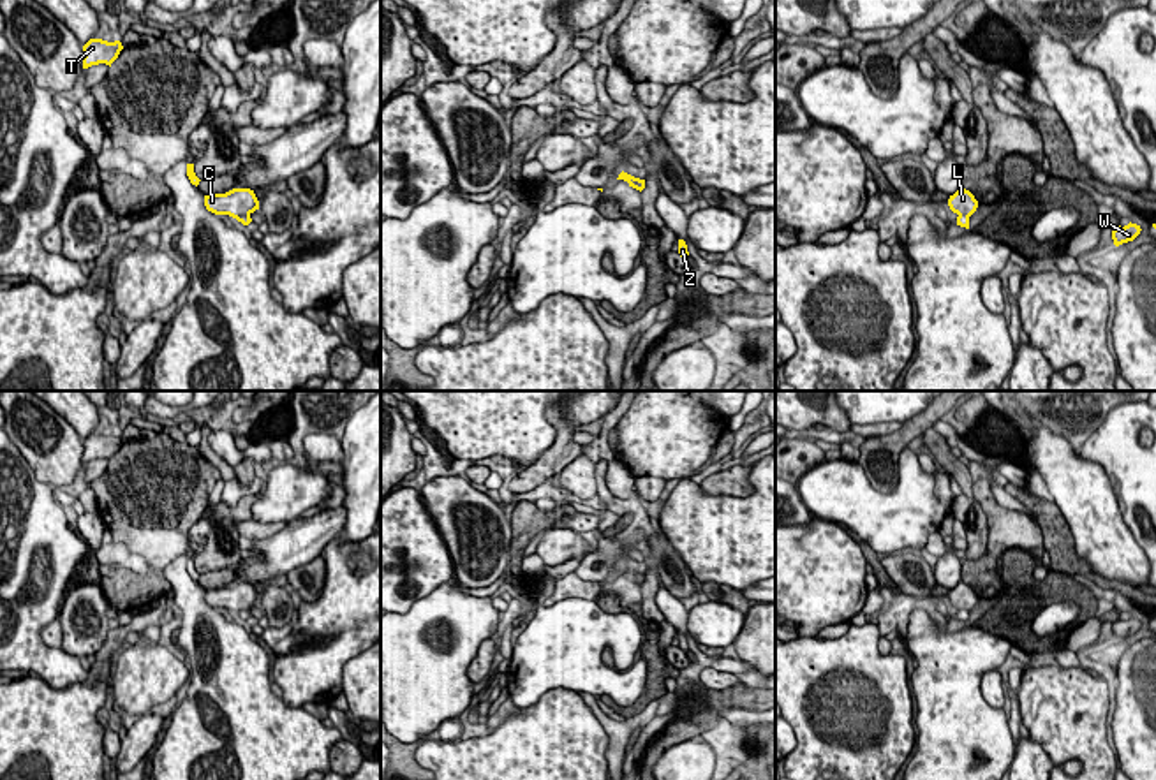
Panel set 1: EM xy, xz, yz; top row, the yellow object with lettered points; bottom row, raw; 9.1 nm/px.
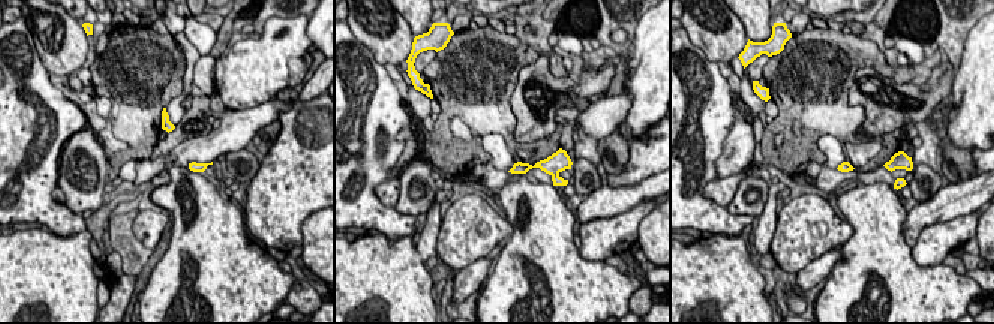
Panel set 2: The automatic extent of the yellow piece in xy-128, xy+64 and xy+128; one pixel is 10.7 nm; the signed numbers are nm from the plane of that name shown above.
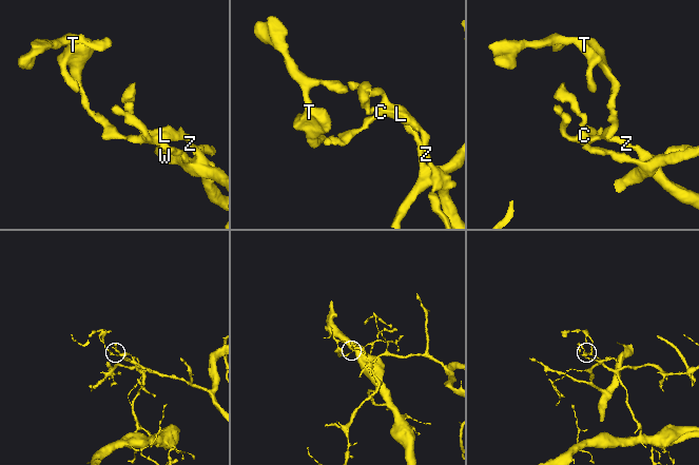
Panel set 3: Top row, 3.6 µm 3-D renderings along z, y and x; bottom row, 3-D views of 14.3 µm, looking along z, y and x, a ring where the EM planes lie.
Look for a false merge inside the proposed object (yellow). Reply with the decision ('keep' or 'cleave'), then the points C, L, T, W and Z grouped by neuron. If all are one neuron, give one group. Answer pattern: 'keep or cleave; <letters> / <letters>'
cleave; C L T Z / W

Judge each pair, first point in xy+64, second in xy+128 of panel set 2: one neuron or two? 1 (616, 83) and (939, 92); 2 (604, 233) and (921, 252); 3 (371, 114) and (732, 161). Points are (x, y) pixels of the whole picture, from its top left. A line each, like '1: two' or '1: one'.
1: one
2: one
3: two

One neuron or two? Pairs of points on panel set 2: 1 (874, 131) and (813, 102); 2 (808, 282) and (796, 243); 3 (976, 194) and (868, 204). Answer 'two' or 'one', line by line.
1: two
2: two
3: two

